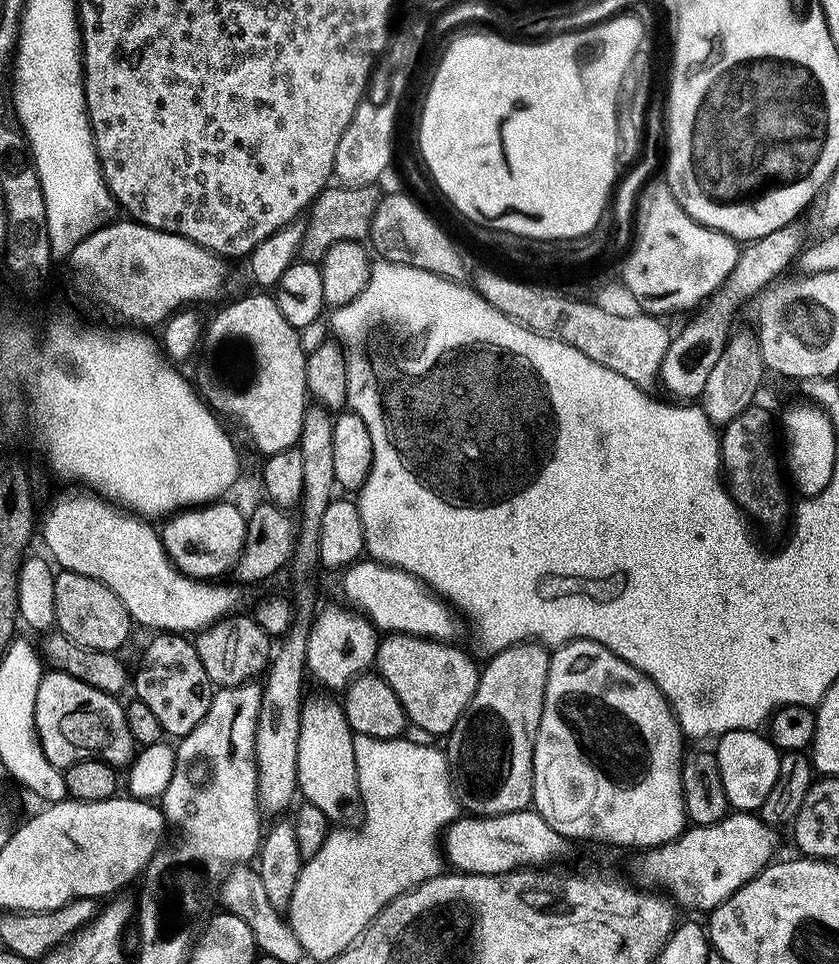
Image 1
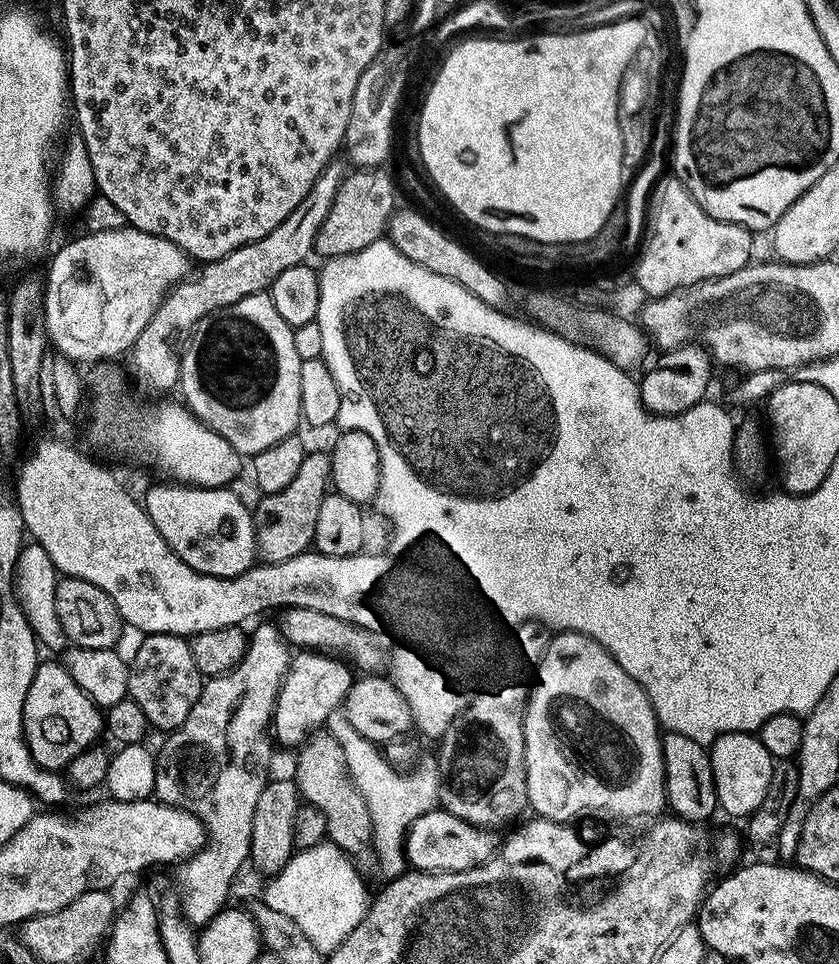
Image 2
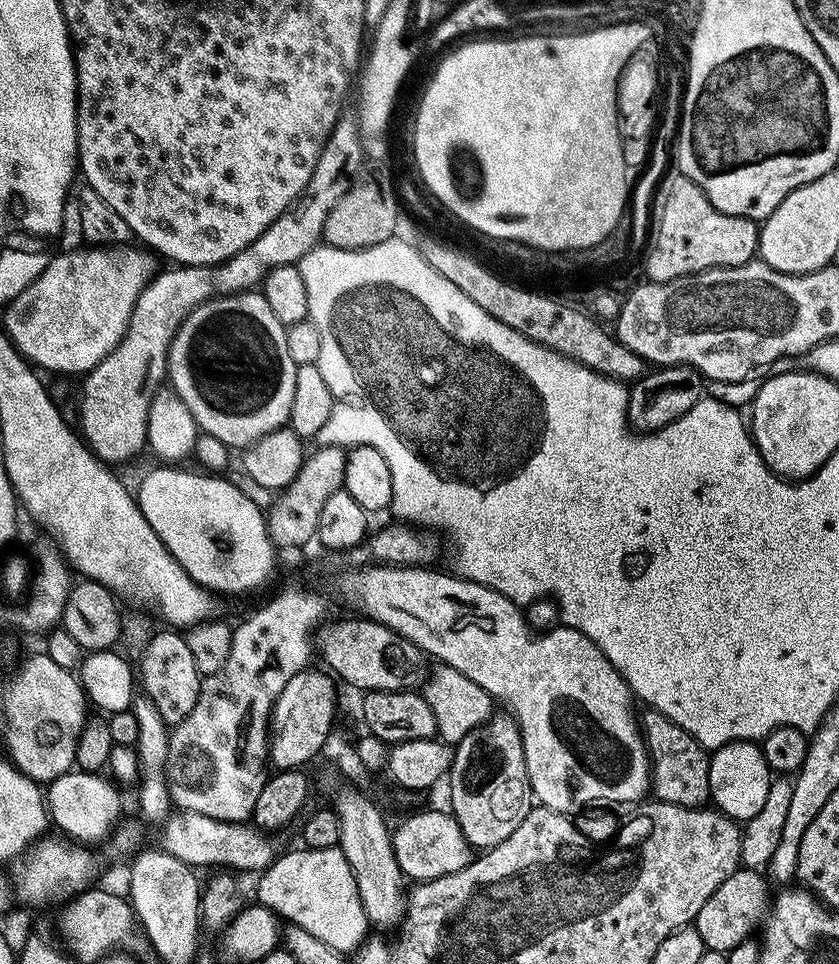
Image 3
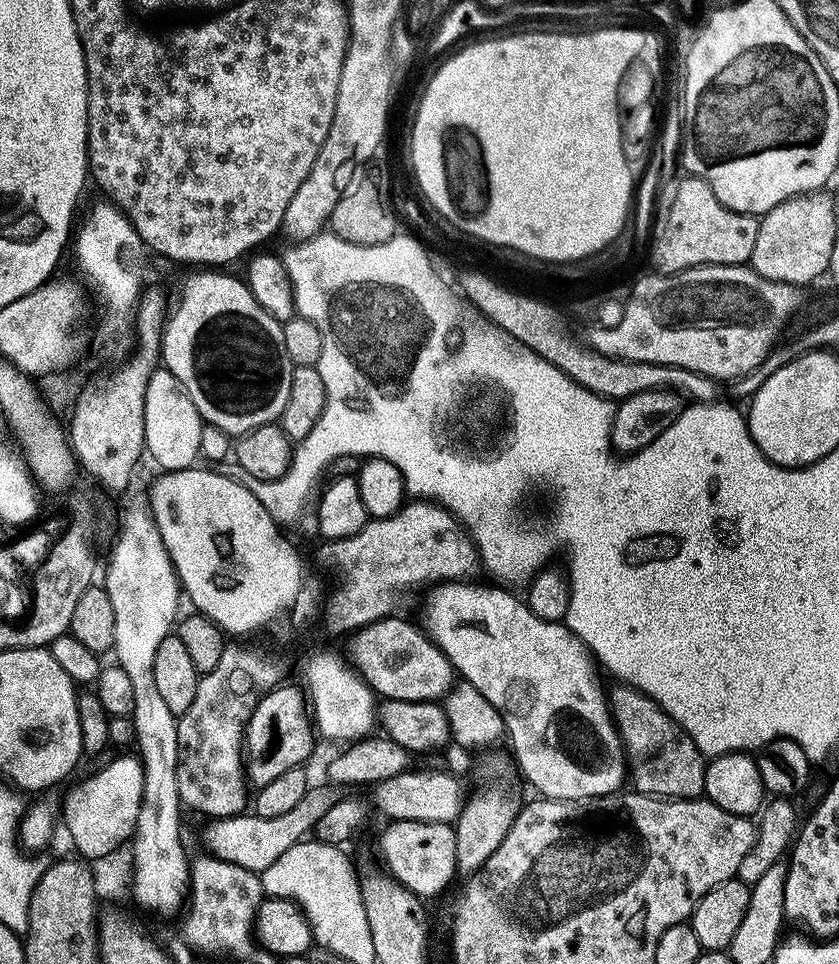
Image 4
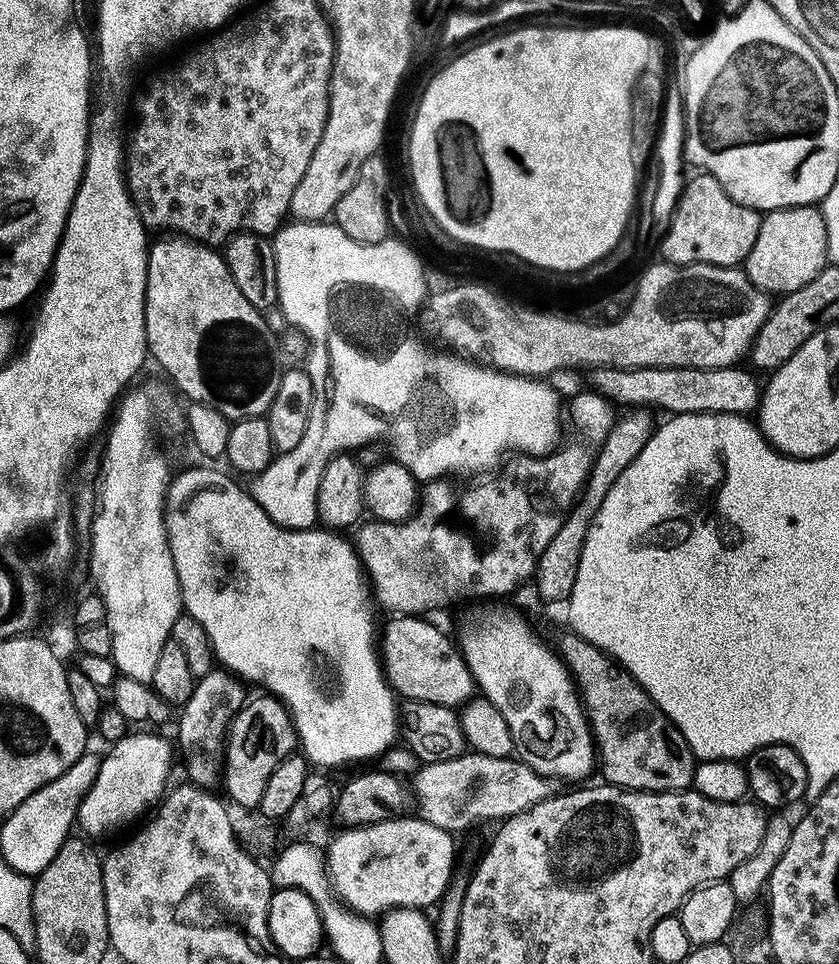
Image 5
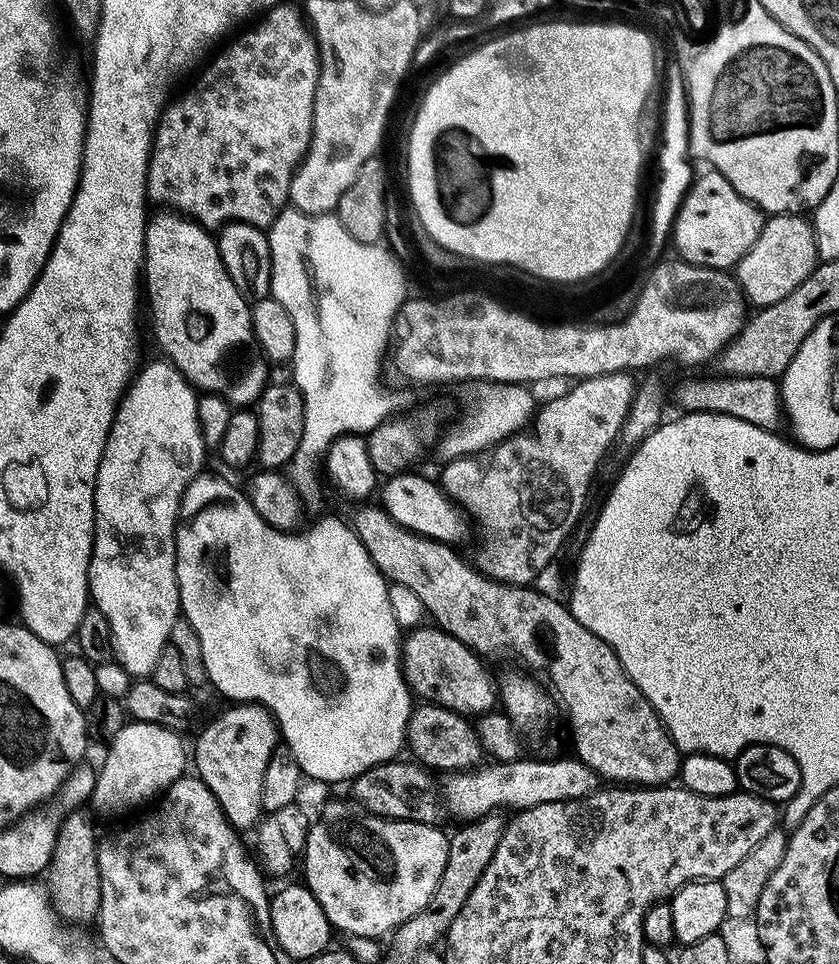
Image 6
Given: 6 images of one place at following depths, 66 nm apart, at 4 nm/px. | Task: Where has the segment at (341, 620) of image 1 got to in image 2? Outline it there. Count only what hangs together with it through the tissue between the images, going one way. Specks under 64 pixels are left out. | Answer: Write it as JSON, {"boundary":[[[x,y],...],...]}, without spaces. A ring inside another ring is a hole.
{"boundary":[[[300,650],[297,653],[297,656],[295,653],[291,657],[289,670],[280,683],[274,713],[275,739],[293,749],[303,745],[309,736],[327,725],[330,714],[343,705],[354,679],[353,669],[339,656],[315,650]]]}

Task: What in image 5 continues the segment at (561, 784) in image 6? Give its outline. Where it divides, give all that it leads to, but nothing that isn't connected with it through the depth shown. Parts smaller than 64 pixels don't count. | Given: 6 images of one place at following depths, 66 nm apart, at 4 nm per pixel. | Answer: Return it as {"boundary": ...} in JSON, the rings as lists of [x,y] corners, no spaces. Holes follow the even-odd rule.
{"boundary":[[[473,752],[421,765],[413,774],[410,786],[415,803],[418,802],[417,817],[453,834],[459,834],[478,820],[516,816],[538,801],[547,800],[554,792],[551,779],[538,775],[518,758]]]}

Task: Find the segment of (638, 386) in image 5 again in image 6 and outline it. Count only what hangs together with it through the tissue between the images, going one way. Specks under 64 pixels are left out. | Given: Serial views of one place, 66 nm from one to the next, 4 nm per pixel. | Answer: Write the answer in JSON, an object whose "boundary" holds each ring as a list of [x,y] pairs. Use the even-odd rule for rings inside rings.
{"boundary":[[[719,375],[718,378],[692,378],[682,381],[673,389],[672,398],[681,407],[680,410],[685,412],[714,412],[726,414],[728,417],[741,418],[744,422],[750,422],[760,429],[768,431],[779,431],[780,424],[783,425],[784,413],[782,400],[780,399],[779,383],[775,377],[767,376],[760,378],[757,375],[752,376],[725,376]]]}

